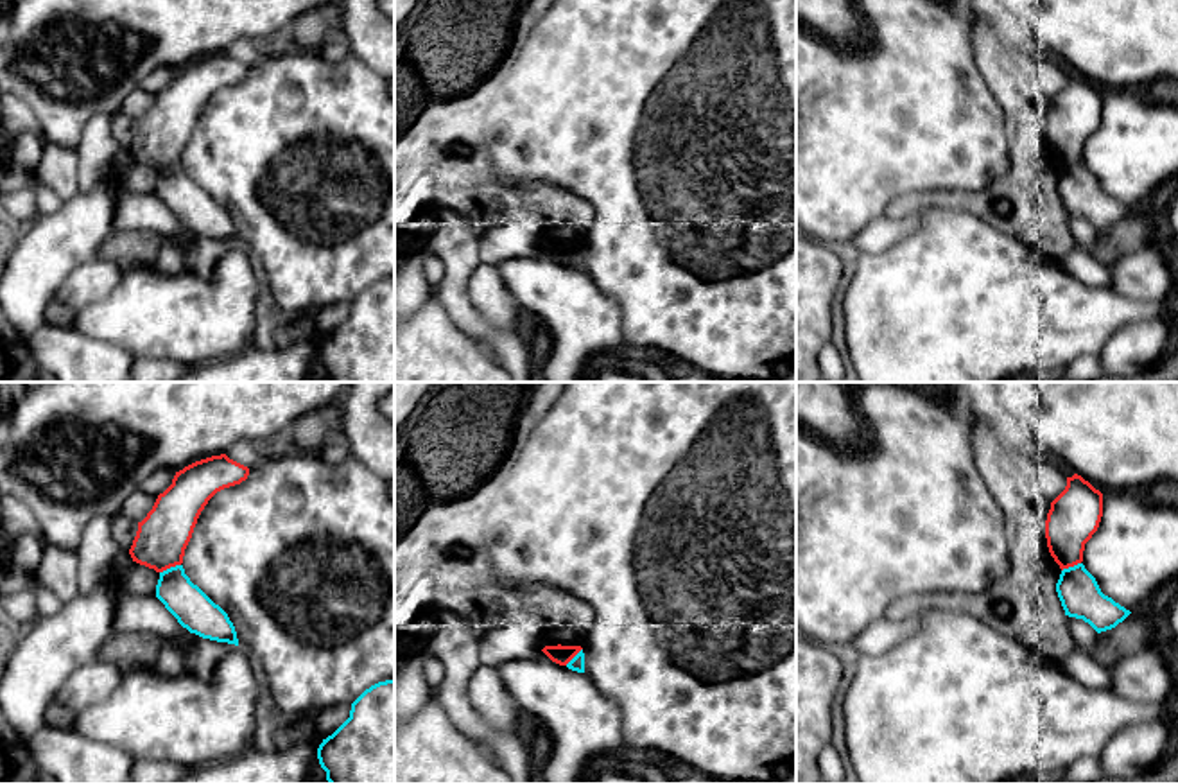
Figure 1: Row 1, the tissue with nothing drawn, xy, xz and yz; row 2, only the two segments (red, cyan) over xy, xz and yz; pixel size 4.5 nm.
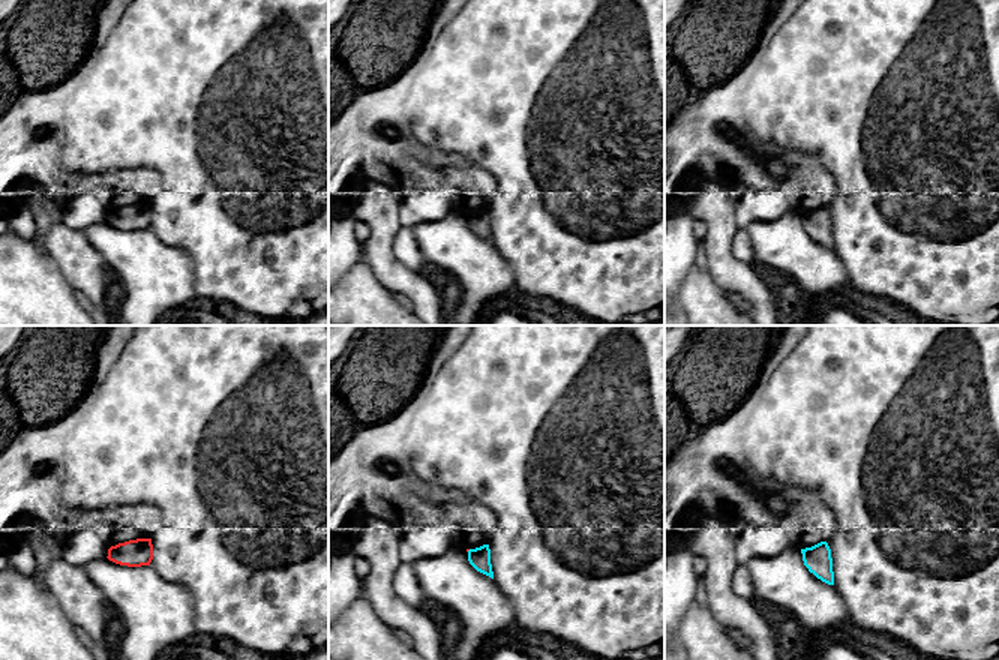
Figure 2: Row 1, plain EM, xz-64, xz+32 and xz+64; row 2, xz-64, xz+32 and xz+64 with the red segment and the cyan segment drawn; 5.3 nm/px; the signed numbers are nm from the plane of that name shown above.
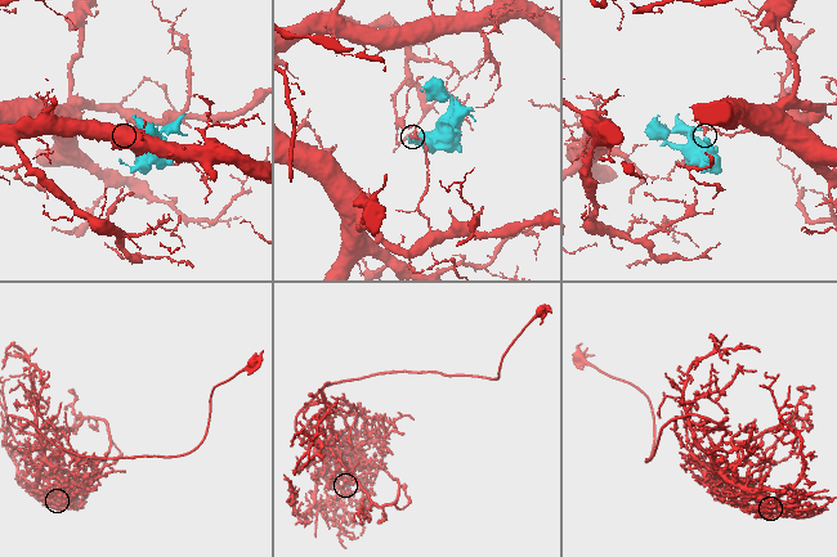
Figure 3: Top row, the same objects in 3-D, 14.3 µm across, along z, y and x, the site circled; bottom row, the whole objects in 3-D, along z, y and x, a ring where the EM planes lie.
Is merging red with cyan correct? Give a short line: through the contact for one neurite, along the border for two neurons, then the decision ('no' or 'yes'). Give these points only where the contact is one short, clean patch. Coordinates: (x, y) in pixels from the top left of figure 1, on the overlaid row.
line xy (180, 564), (160, 573); no

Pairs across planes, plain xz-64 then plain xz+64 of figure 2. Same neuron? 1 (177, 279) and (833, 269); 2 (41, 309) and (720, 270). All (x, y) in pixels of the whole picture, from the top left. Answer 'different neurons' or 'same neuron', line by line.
1: same neuron
2: different neurons

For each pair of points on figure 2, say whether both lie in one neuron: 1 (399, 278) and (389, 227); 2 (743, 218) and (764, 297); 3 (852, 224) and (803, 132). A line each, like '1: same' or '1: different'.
1: same
2: different
3: same

